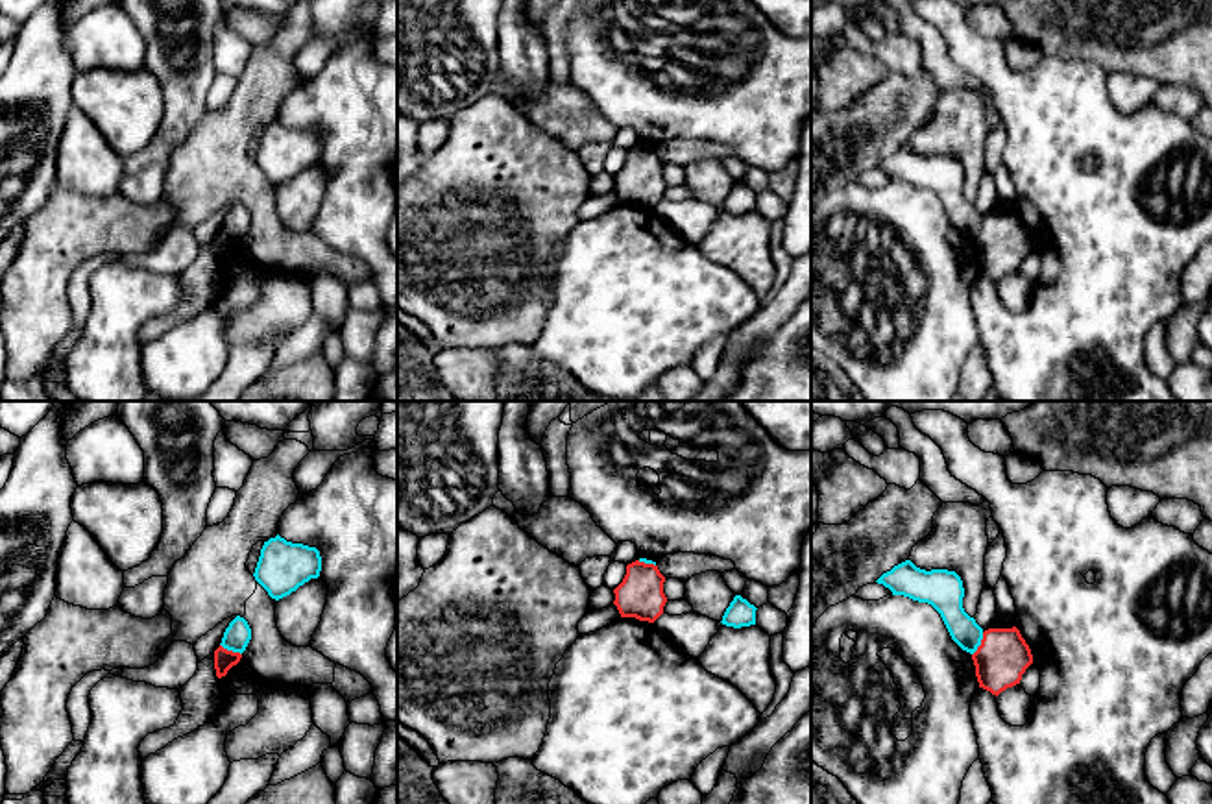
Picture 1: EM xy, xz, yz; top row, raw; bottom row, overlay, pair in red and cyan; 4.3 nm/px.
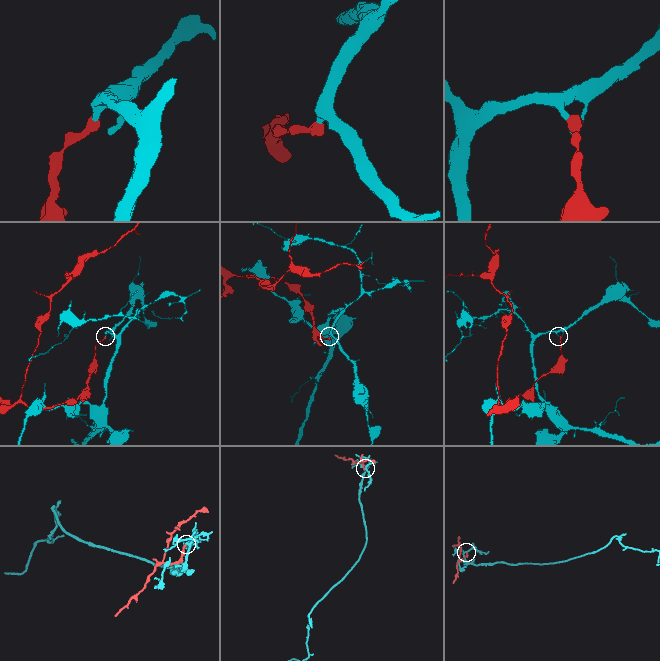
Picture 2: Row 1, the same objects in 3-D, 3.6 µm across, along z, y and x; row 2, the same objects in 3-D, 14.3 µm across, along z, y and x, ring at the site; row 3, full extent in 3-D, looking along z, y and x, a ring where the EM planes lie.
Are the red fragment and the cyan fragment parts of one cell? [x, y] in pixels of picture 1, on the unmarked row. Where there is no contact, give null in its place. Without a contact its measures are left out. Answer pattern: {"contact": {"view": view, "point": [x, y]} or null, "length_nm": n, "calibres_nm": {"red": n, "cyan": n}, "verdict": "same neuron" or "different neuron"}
{"contact": {"view": "yz", "point": [981, 230]}, "length_nm": 120, "calibres_nm": {"red": 220, "cyan": 140}, "verdict": "different neuron"}

